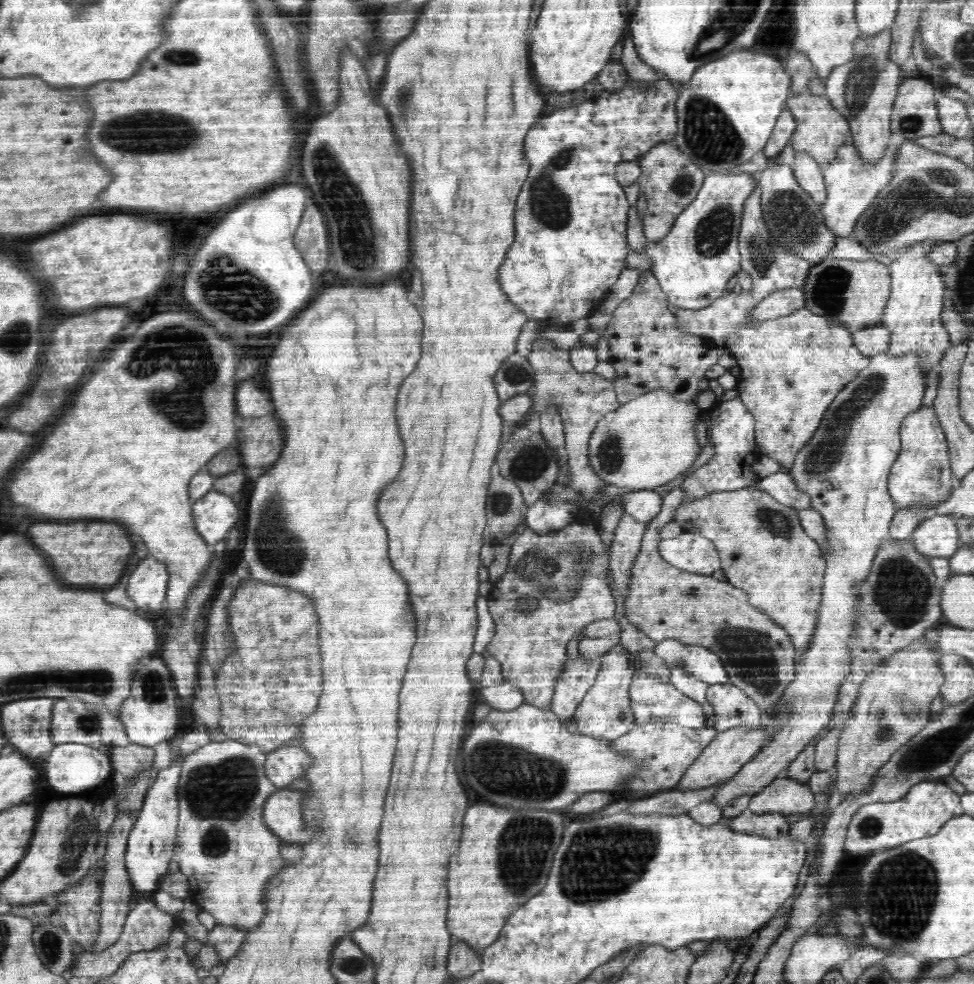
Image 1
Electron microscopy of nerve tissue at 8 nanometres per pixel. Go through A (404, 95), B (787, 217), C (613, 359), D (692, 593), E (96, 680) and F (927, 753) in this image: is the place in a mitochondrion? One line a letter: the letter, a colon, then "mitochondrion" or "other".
A: mitochondrion
B: mitochondrion
C: other
D: mitochondrion
E: mitochondrion
F: mitochondrion

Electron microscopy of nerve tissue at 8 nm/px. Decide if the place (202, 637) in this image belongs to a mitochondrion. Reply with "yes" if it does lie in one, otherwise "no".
no

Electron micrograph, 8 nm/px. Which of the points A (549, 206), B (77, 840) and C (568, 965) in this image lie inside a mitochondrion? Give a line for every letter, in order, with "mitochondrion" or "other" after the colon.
A: mitochondrion
B: mitochondrion
C: other

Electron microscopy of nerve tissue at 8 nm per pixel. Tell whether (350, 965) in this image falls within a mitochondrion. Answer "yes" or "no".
yes

